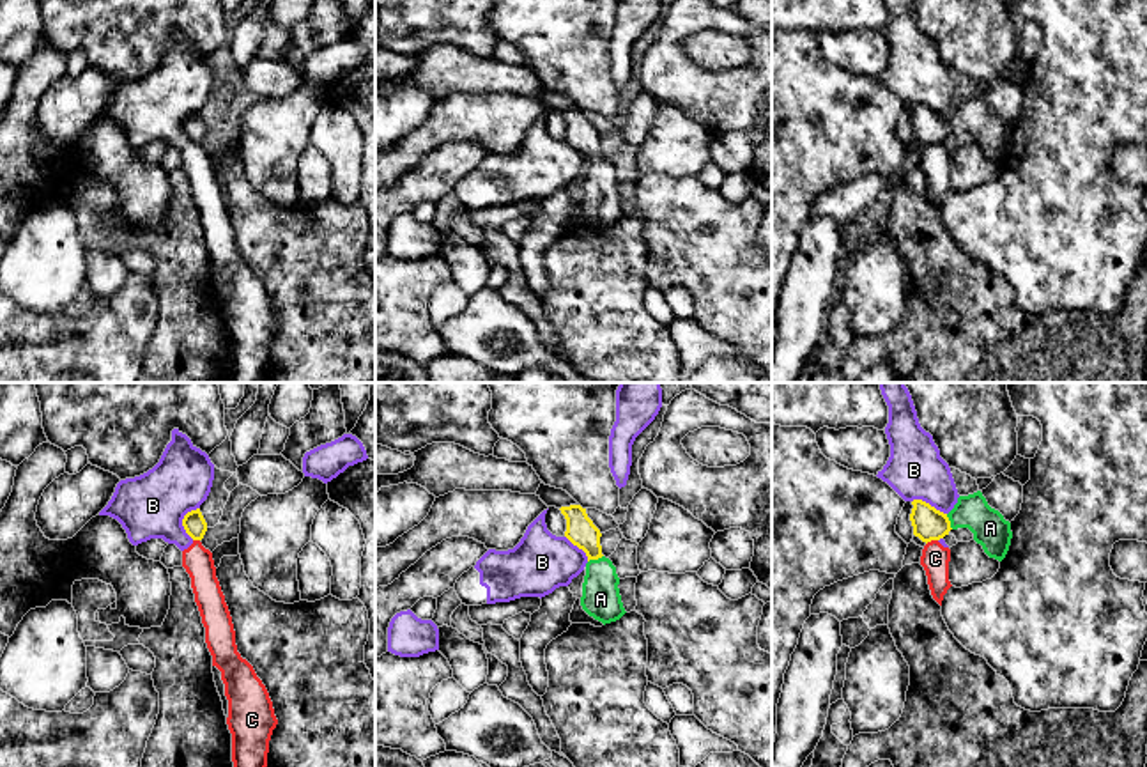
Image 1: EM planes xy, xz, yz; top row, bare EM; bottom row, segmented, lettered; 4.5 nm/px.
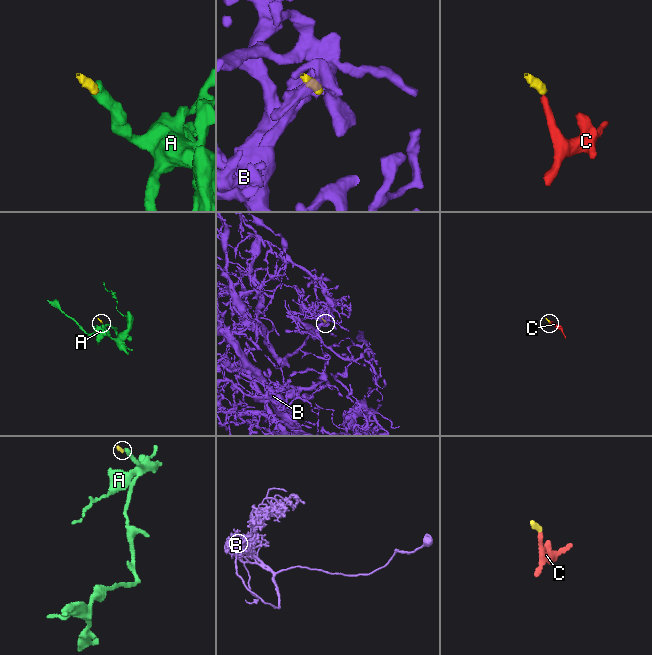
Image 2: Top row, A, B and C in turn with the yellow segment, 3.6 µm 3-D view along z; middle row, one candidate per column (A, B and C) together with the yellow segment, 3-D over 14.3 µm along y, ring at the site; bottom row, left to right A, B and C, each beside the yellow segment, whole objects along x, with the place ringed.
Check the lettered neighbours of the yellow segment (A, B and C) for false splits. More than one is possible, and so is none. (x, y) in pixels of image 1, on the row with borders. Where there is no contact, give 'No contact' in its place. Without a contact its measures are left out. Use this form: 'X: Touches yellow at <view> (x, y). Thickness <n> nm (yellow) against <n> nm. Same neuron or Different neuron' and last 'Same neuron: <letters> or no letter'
A: Touches yellow at xz (595, 558). Thickness 140 nm (yellow) against 180 nm. Same neuron
B: Touches yellow at xy (183, 521). Thickness 100 nm (yellow) against 300 nm. Different neuron
C: Touches yellow at yz (931, 539). Thickness 150 nm (yellow) against 130 nm. Different neuron
Same neuron: A

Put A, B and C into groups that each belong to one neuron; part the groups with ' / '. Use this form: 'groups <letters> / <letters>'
groups A / B C

